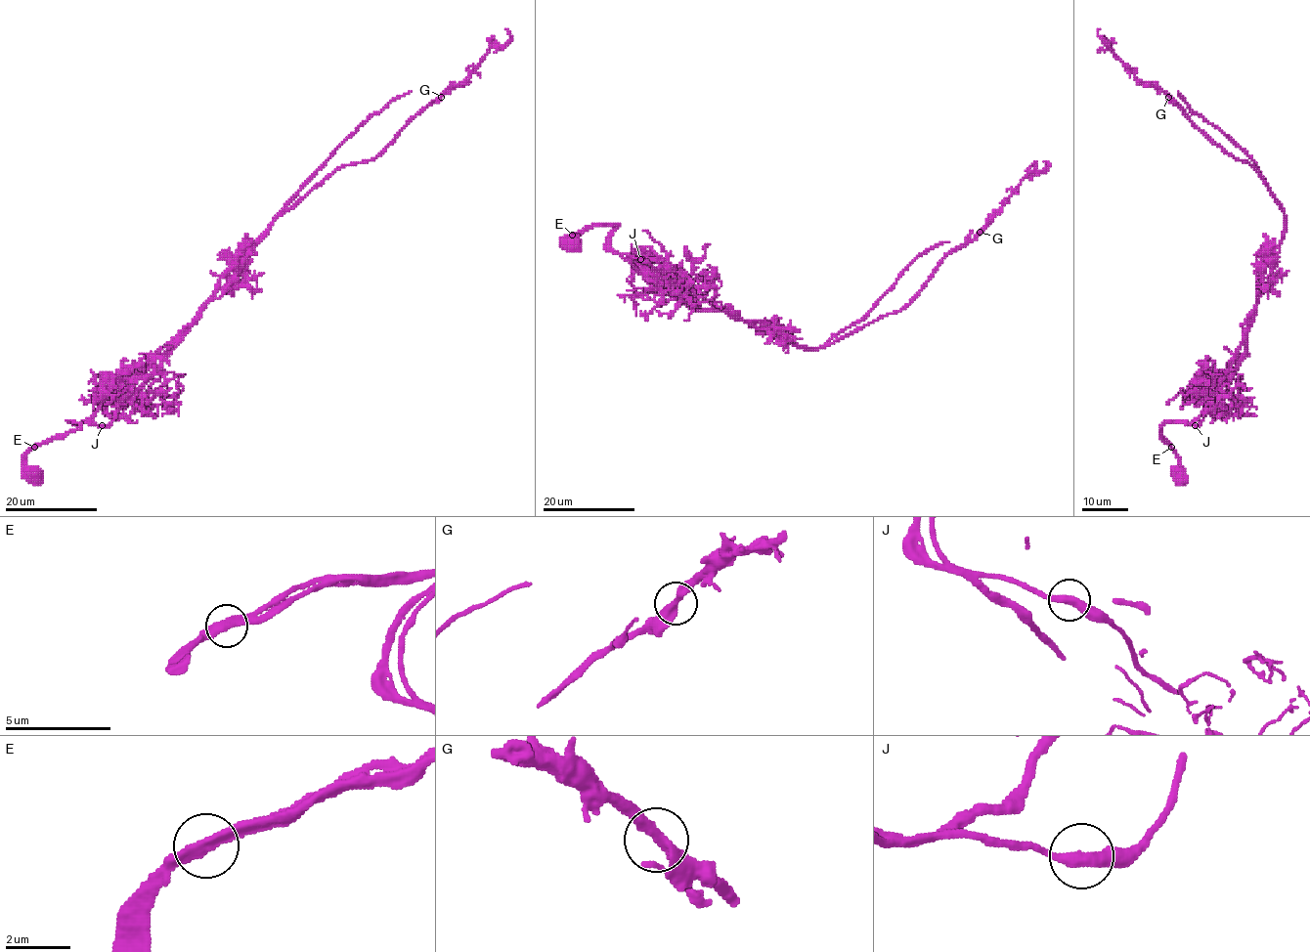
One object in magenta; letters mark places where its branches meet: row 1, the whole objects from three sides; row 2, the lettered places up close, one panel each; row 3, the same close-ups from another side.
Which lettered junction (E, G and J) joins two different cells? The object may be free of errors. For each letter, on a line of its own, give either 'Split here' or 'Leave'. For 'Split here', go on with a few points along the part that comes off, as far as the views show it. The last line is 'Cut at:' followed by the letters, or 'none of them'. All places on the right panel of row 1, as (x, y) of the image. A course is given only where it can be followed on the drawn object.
E: Split here. Course of the part to remove: (1170, 447), (1160, 426), (1201, 414), (1244, 352), (1257, 270), (1287, 222), (1255, 163), (1177, 92)
G: Leave
J: Leave
Cut at: E

